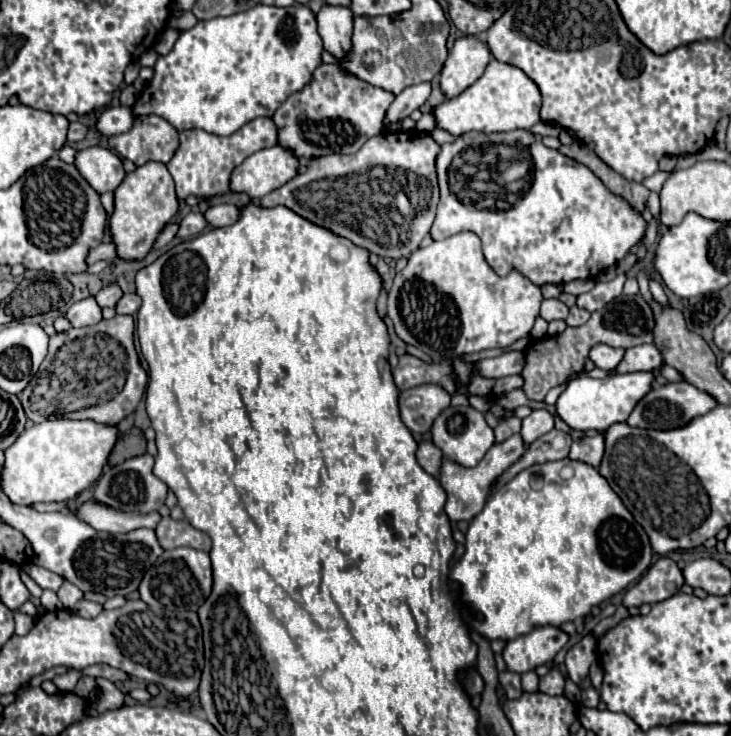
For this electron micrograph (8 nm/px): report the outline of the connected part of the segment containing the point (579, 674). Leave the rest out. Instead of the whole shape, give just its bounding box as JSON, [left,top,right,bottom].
[564,634,596,684]

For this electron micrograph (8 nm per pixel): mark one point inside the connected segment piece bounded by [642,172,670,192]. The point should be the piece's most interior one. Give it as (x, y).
(654, 182)

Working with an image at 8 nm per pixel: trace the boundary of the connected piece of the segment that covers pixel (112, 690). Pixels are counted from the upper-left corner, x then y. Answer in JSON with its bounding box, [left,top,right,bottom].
[98,678,124,712]

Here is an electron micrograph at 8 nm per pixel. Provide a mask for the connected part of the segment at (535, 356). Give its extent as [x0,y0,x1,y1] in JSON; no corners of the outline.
[520,294,654,402]

